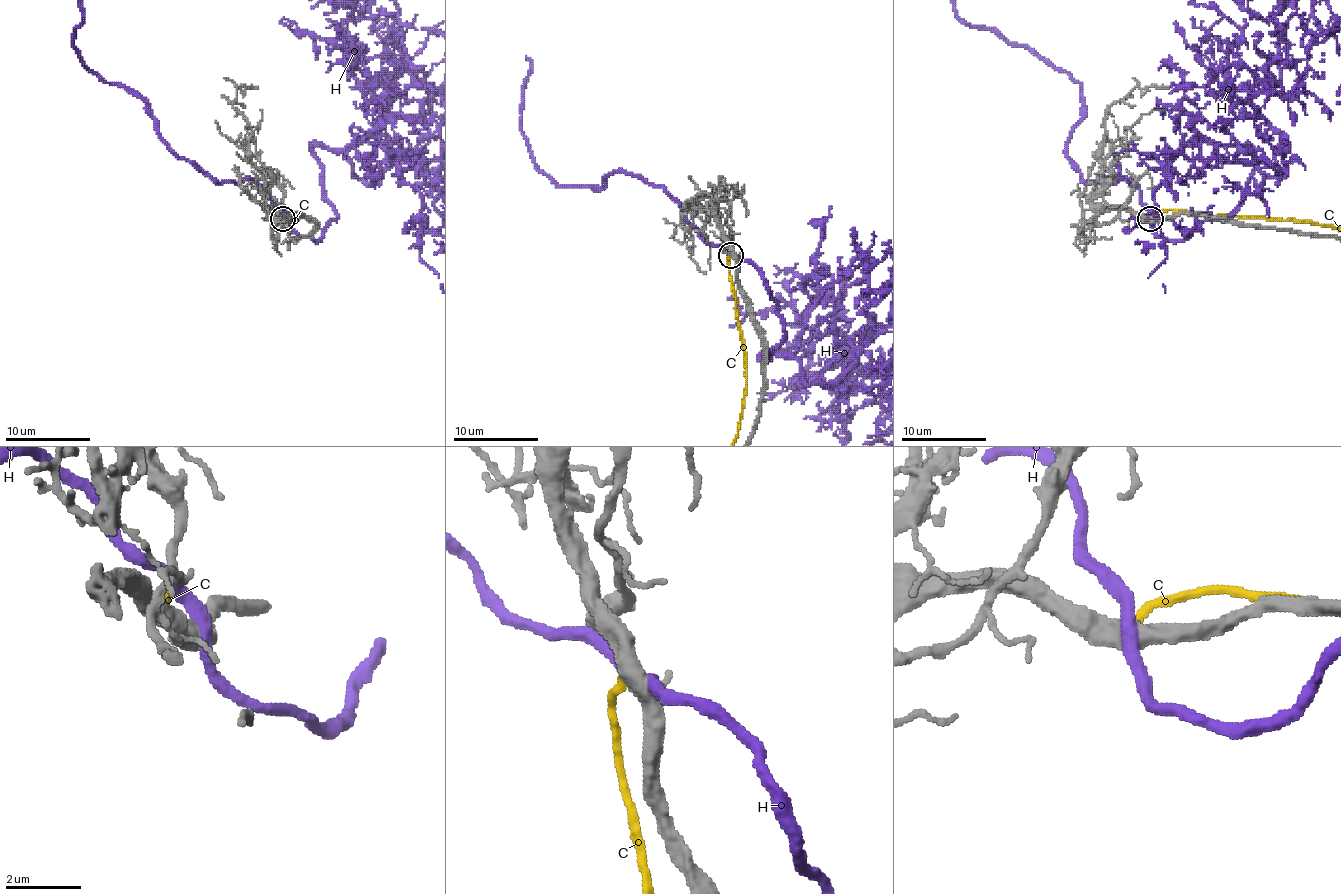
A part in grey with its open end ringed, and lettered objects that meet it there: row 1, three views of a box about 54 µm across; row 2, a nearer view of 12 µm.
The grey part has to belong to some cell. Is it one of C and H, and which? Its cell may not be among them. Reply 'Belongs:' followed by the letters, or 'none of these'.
Belongs: C

